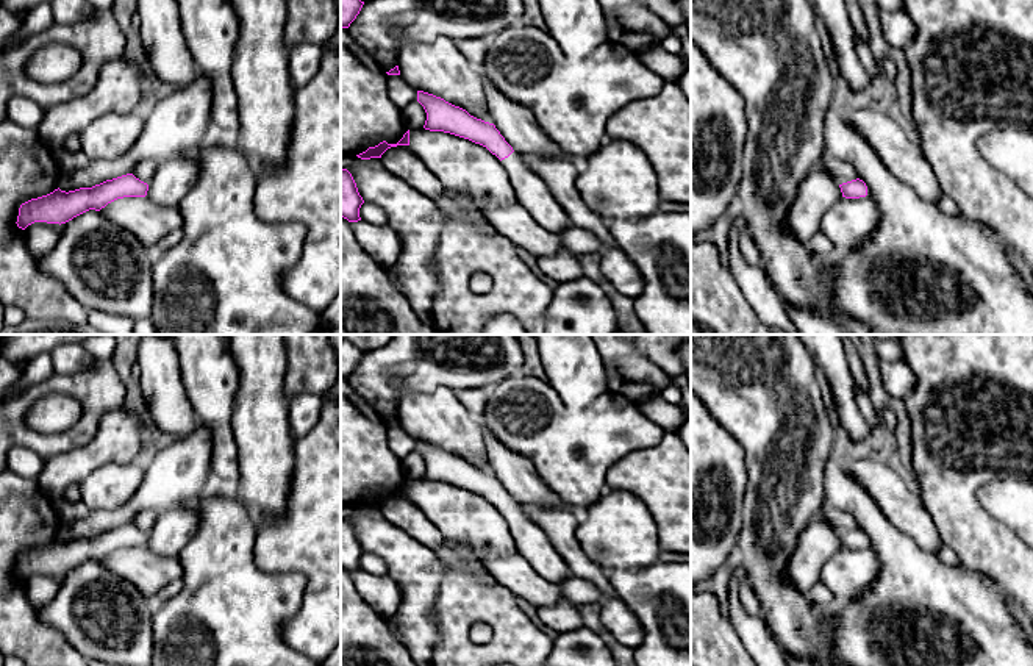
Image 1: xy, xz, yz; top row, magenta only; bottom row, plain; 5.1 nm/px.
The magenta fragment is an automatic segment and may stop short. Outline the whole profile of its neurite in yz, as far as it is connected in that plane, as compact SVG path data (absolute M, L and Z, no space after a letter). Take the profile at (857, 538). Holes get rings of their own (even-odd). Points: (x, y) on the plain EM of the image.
M856 528L847 533L839 535L842 547L845 549L860 549L867 546L867 536L863 530Z

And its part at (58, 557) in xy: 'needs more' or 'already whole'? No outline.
already whole

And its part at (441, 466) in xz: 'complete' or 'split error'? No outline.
split error

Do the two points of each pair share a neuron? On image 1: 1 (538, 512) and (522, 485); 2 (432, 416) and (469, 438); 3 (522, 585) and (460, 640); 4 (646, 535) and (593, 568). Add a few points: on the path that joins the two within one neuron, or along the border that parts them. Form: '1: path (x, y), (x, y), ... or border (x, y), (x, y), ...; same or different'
1: border (519, 504), (566, 507); different
2: path (441, 419), (460, 435); same
3: border (494, 579), (518, 597); different
4: border (577, 535), (582, 549), (607, 574); different

